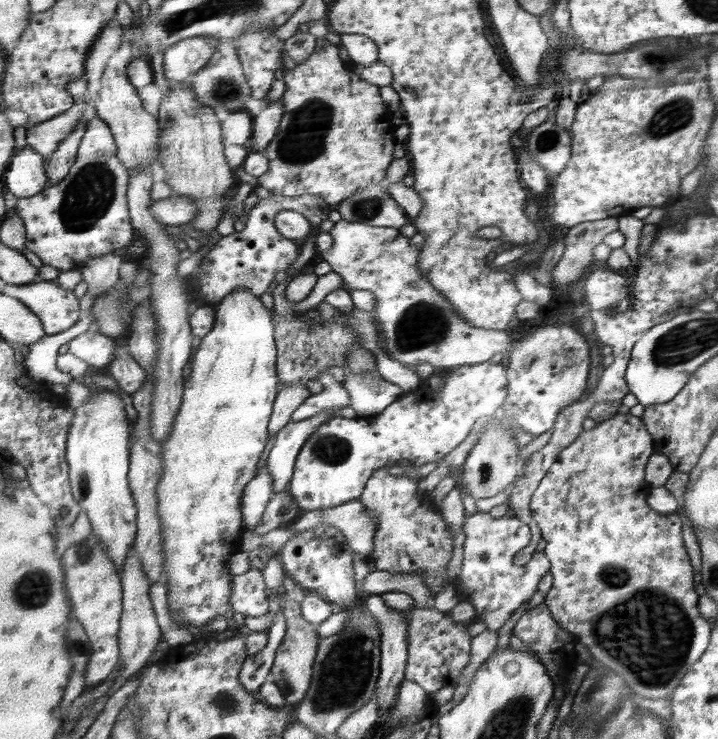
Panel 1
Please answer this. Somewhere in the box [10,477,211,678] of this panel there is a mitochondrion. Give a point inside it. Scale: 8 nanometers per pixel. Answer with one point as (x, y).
(33, 590)

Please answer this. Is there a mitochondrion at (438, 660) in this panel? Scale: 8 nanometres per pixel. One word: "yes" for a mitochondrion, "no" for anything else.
no

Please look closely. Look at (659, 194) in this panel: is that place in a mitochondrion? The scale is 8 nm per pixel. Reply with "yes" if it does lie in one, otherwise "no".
no

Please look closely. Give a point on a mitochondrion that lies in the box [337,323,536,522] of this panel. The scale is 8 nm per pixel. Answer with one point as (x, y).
(486, 471)

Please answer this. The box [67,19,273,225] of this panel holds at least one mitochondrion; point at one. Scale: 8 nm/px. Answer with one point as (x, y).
(226, 89)

